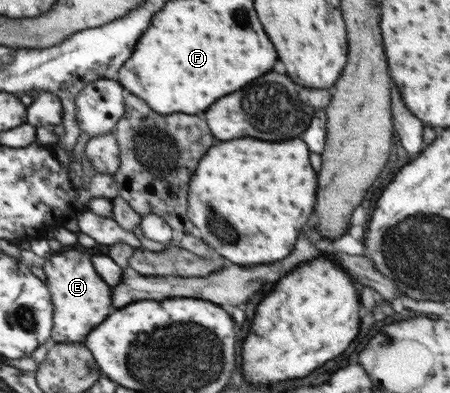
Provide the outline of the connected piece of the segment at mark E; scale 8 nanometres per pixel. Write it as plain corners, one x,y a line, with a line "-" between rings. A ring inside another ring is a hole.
78,246
62,255
56,254
46,259
43,270
54,302
53,343
83,343
97,325
117,311
111,301
111,287
99,277
95,269
94,256
88,255

